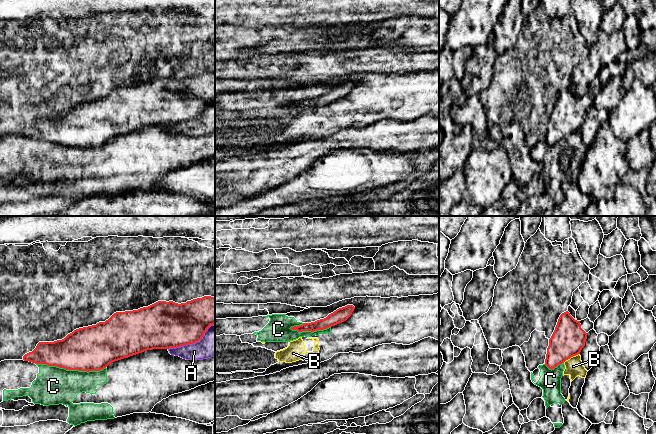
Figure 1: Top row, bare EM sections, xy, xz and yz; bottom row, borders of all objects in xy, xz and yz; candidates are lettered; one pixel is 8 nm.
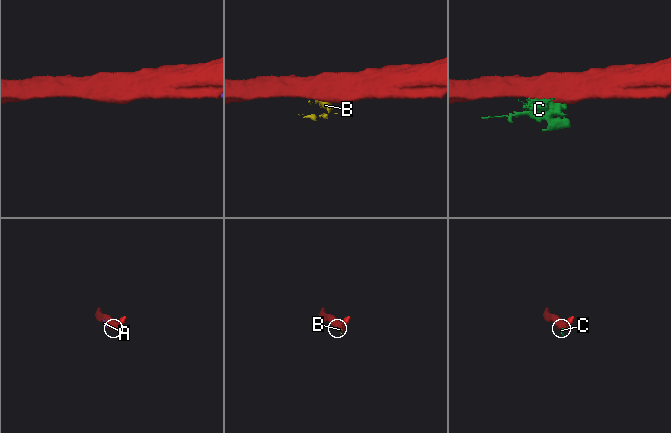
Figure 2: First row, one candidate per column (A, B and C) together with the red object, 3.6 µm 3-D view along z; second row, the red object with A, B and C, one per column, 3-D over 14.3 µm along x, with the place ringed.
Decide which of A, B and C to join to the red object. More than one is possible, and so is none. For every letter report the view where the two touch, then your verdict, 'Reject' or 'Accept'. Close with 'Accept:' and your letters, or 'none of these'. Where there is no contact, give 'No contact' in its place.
A: Touches red in xy. Reject
B: Touches red in yz. Reject
C: Touches red in xy. Reject
Accept: none of these

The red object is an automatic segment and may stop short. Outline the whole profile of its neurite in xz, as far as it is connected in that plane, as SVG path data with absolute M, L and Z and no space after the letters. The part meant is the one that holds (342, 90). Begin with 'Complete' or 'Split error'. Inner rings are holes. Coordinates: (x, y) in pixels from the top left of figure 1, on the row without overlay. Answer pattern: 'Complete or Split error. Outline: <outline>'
Complete. Outline: M347 81L345 83L337 85L324 95L320 95L311 99L304 99L299 102L291 103L290 105L297 106L298 108L302 107L314 108L317 106L324 106L346 97L351 92L354 85L355 83L353 81Z

